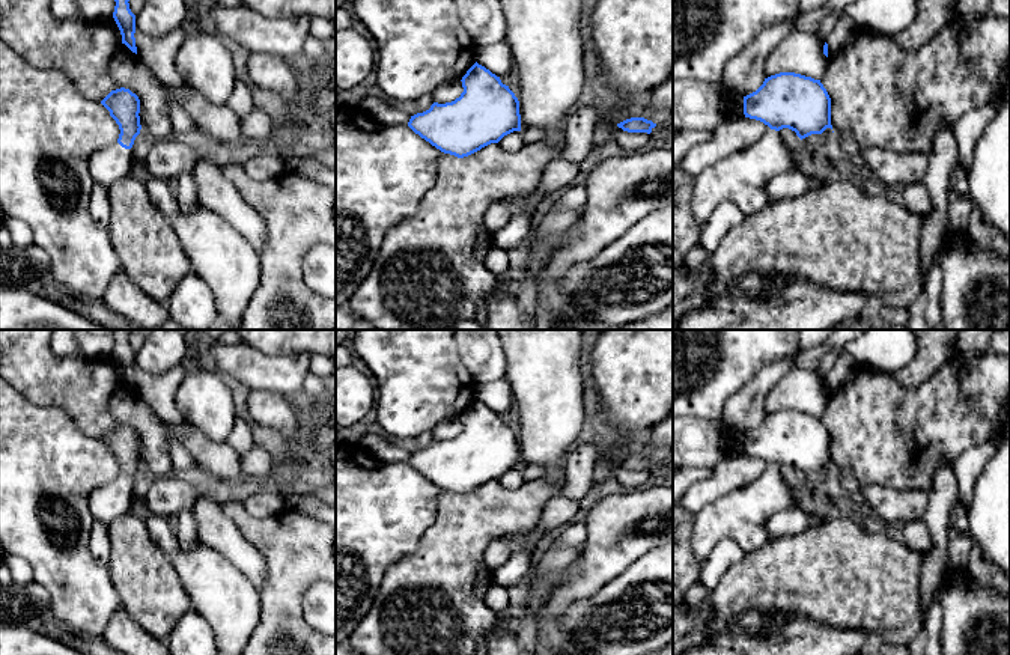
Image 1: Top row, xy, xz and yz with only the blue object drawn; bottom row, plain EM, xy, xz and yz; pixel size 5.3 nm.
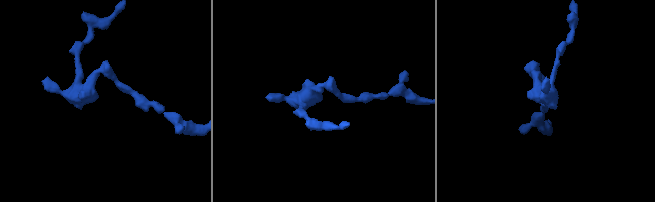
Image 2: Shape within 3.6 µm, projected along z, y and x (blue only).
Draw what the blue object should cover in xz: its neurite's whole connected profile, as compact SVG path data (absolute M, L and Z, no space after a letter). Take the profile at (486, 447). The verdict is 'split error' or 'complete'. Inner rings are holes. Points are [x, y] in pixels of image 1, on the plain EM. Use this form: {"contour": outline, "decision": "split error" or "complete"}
{"contour": "M476 399L461 419L464 429L459 435L446 441L434 440L429 447L411 453L408 464L441 489L458 495L521 468L519 438L500 414Z", "decision": "complete"}

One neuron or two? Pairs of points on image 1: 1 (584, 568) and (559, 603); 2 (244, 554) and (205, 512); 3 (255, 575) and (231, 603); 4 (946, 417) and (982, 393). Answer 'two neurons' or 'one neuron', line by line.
1: one neuron
2: one neuron
3: two neurons
4: one neuron

